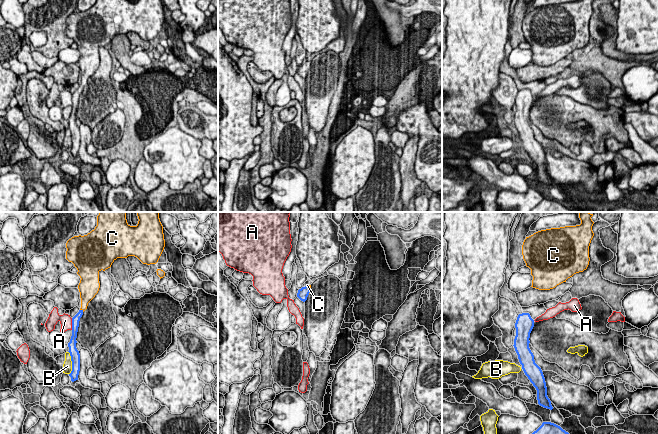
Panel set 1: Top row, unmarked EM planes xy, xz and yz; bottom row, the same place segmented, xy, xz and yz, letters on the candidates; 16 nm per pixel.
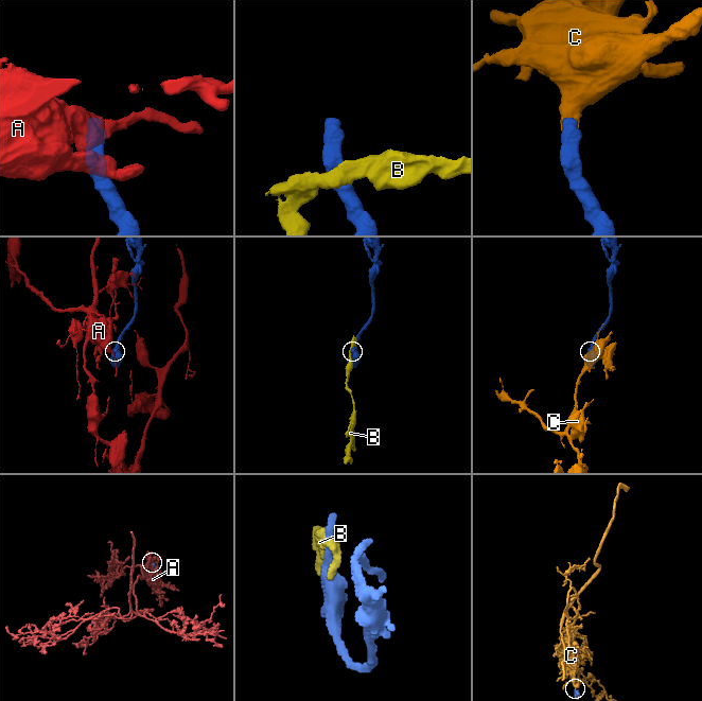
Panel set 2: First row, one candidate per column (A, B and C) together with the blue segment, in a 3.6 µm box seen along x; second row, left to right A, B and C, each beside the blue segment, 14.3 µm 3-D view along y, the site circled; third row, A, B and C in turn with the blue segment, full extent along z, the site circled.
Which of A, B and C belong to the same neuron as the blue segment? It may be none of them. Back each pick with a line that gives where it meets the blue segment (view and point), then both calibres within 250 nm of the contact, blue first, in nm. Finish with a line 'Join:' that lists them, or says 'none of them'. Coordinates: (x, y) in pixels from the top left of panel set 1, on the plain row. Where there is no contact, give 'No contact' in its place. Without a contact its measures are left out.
C: Touches blue at xy (82, 86). Thickness 130 nm (blue) against 220 nm
Join: C

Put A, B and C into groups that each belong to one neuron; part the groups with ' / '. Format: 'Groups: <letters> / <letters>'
Groups: A / B / C

